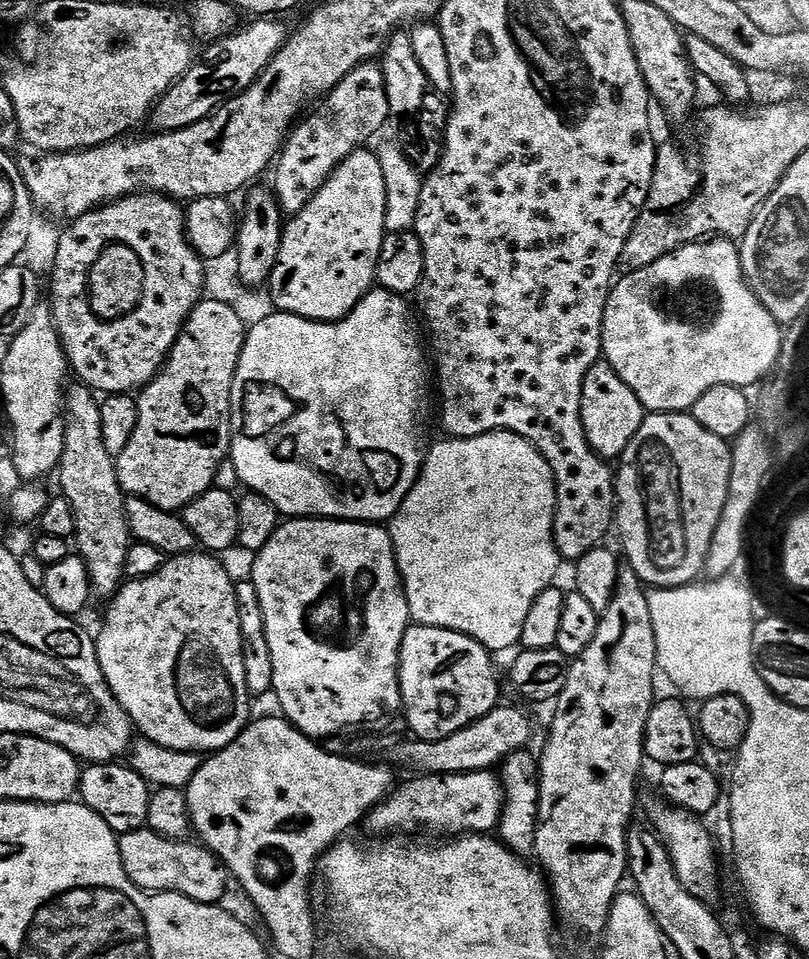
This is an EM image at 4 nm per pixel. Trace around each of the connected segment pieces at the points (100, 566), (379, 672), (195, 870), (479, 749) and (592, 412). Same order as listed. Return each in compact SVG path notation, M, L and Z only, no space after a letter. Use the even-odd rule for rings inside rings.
M79 382L73 385L64 397L66 423L64 453L58 469L59 491L72 504L76 519L74 544L80 547L77 548L78 555L86 562L93 593L97 597L111 598L122 587L121 581L126 576L124 563L129 545L133 543L128 520L124 517L126 493L120 486L116 461L102 442L102 414L97 393Z
M292 518L281 523L276 533L266 542L261 552L256 553L252 585L256 587L258 602L262 606L262 618L266 622L266 642L270 642L270 658L274 662L274 682L272 692L280 703L279 711L283 719L293 724L299 732L313 738L331 738L345 730L352 730L355 724L368 724L387 712L401 711L400 702L400 647L402 638L410 626L412 615L406 602L404 583L400 581L400 571L396 565L396 555L392 549L392 534L387 527L376 522L355 520L329 520L327 518Z
M145 826L119 837L122 866L143 892L177 892L194 902L219 905L230 885L230 873L223 862L203 843L167 840Z
M497 706L490 714L470 722L462 730L441 740L405 739L394 748L396 760L420 774L441 776L459 772L487 772L495 769L509 754L529 747L532 740L532 720L520 708Z
M598 362L590 366L582 382L582 426L590 446L600 457L612 462L623 456L626 446L630 446L630 438L638 434L645 415L644 403L608 363Z

